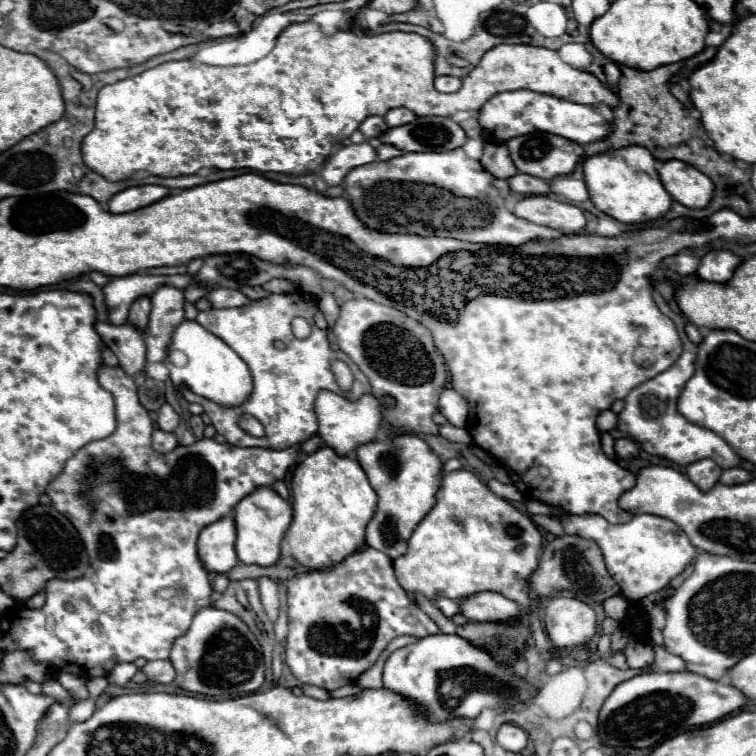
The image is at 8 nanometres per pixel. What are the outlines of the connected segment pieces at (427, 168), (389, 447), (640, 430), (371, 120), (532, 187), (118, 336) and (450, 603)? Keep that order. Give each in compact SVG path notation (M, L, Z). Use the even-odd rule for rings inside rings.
M461 146L447 153L403 153L389 161L355 167L343 179L343 187L359 221L381 233L437 235L487 245L525 245L527 241L565 235L515 217L503 205L493 179L481 161L469 157Z
M413 433L361 445L355 453L359 465L367 473L367 479L379 497L377 513L367 525L365 541L369 547L387 553L391 559L401 557L407 551L407 541L413 529L435 505L435 493L441 487L443 477L443 463L429 449L429 445Z
M653 289L653 299L657 303L657 307L661 309L661 313L665 313L667 317L673 319L681 341L683 341L683 353L679 357L679 361L675 365L671 365L667 371L659 373L657 377L637 385L627 397L625 397L625 409L617 415L617 429L627 433L633 441L637 441L649 455L659 455L665 457L677 465L691 465L699 459L713 459L721 469L729 469L729 467L739 467L741 459L735 455L735 451L713 431L703 429L699 425L689 423L683 415L677 413L677 397L683 389L683 385L687 383L687 379L695 373L695 355L697 355L697 345L691 343L683 331L685 327L685 317L681 313L671 311L671 307L665 303L665 299L661 295L657 295L657 291Z
M367 117L367 119L361 123L359 131L361 131L367 139L375 139L375 137L379 137L379 135L383 135L383 133L387 131L387 123L383 121L383 117Z
M517 173L515 177L511 177L509 187L511 191L525 193L525 195L549 195L551 193L549 181L543 181L539 177L527 177L525 173Z
M97 321L95 331L99 333L101 341L111 347L117 355L119 365L129 375L139 375L145 367L145 333L131 323L111 325L111 323Z
M439 597L439 599L435 599L433 605L435 605L443 615L447 615L447 617L451 617L451 615L455 615L455 613L459 611L459 603L453 601L453 599L447 599L447 597Z

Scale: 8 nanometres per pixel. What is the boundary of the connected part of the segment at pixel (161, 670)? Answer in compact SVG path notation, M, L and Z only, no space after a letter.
M147 661L147 665L141 671L153 683L171 683L175 677L175 671L169 661Z

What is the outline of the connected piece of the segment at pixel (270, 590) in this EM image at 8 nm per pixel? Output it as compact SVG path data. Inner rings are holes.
M261 577L257 579L259 583L259 593L261 593L261 603L265 607L265 613L271 621L277 621L277 615L279 615L279 585L277 581L269 579L269 577Z

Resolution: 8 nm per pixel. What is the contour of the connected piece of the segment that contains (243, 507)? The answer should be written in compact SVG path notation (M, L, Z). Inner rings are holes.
M259 487L235 505L233 515L237 527L235 549L239 561L245 565L261 565L261 567L275 565L279 561L281 539L287 527L291 525L291 517L293 517L291 505L273 487Z

